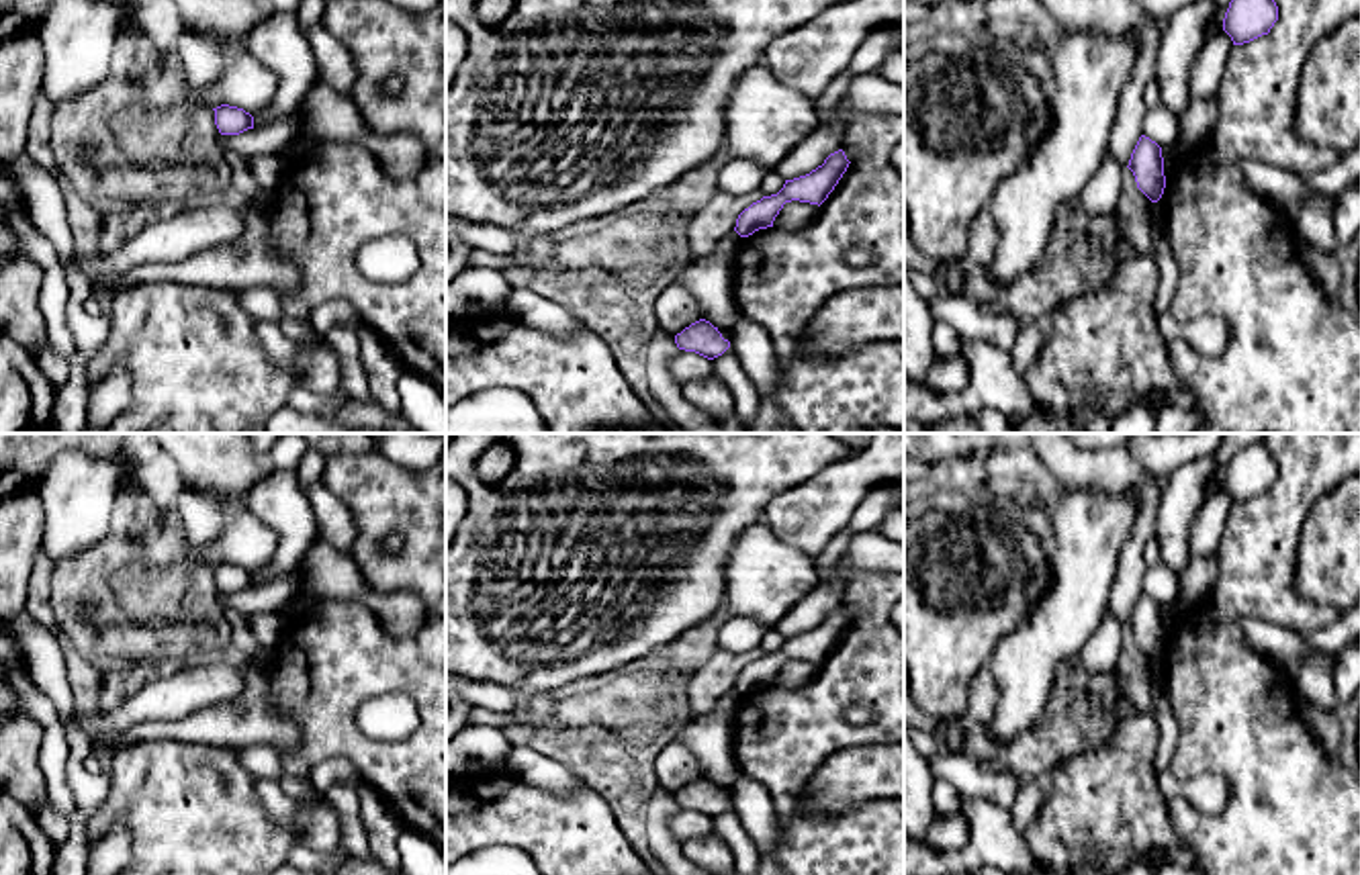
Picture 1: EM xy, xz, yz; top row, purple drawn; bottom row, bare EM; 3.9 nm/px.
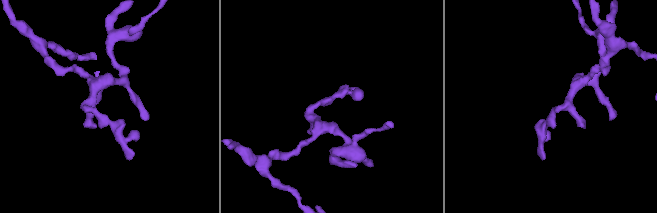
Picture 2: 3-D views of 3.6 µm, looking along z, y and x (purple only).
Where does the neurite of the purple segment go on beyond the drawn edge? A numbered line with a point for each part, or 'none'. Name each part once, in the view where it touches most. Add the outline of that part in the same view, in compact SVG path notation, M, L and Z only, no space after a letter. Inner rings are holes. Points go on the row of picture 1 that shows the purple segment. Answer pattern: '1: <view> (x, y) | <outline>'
none

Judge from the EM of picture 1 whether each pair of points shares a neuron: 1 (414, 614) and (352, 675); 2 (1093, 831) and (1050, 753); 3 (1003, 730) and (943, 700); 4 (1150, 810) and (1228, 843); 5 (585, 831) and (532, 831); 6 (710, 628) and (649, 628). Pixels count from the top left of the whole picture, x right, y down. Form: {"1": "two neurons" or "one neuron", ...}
{"1": "two neurons", "2": "two neurons", "3": "two neurons", "4": "two neurons", "5": "one neuron", "6": "two neurons"}

